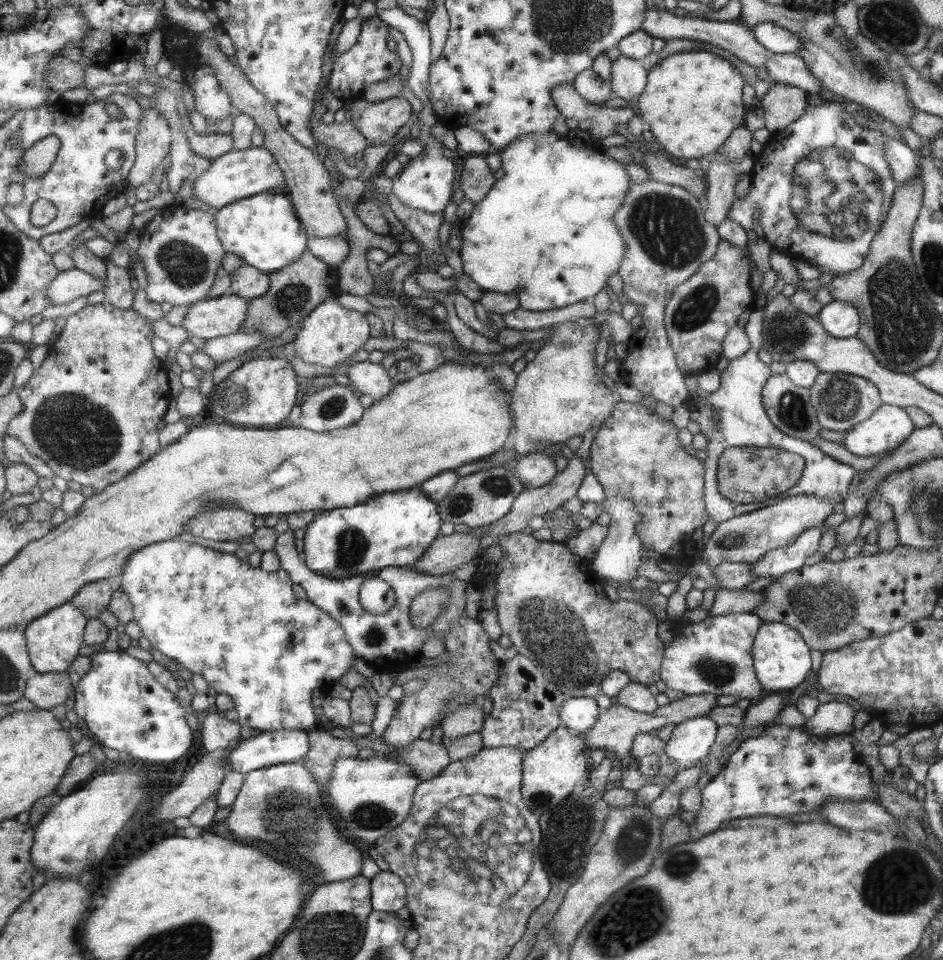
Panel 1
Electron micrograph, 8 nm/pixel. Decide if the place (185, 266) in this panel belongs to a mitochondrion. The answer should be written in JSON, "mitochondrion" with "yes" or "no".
{"mitochondrion":"yes"}

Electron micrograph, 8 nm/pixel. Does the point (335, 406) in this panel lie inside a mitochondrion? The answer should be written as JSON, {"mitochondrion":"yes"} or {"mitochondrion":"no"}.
{"mitochondrion":"yes"}

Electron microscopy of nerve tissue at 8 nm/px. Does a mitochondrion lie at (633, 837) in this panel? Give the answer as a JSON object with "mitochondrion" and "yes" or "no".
{"mitochondrion":"yes"}

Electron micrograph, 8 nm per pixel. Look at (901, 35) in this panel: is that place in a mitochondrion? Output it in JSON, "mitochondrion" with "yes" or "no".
{"mitochondrion":"yes"}

